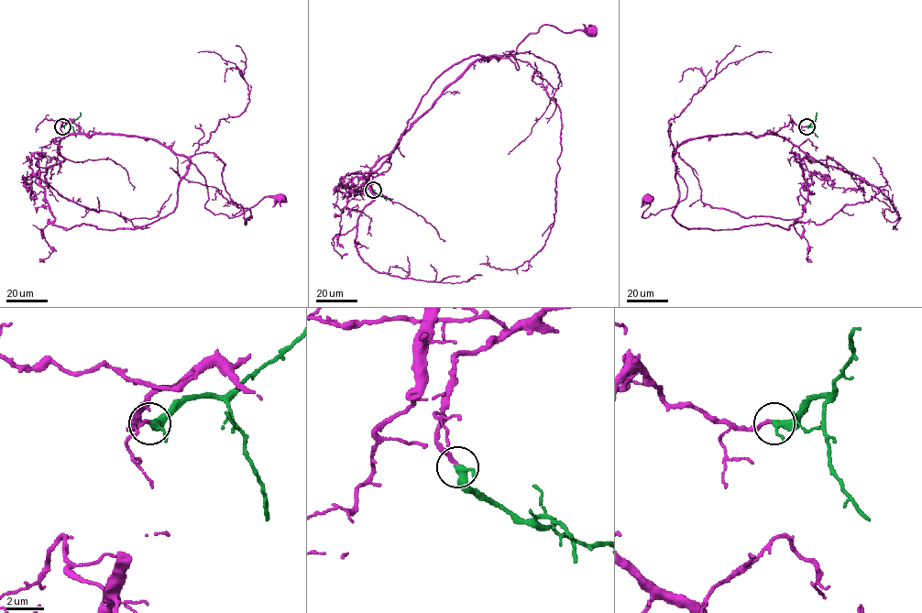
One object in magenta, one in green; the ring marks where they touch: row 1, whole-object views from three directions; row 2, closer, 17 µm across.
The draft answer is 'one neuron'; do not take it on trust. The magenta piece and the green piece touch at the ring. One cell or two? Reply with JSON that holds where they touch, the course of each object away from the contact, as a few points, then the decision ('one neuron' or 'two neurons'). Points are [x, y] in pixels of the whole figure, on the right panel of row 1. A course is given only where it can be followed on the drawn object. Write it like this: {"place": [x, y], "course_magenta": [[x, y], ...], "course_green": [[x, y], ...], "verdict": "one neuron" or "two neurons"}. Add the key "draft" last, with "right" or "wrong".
{"place": [806, 126], "course_magenta": [[806, 126], [791, 120], [761, 136], [686, 139], [673, 155], [686, 196], [642, 217], [647, 197]], "course_green": [[807, 126], [813, 123], [817, 137]], "verdict": "one neuron", "draft": "right"}

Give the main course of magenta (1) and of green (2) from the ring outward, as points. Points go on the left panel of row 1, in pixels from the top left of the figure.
1: (62, 126), (152, 138), (183, 155), (215, 214), (281, 197)
2: (62, 126), (70, 123), (75, 137)

